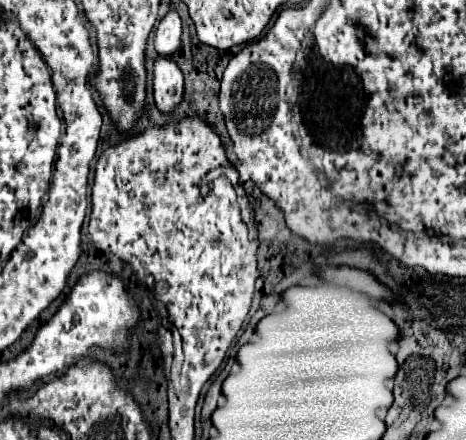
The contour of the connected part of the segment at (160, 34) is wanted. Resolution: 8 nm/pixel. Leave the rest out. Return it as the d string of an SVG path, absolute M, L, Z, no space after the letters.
M170 9L166 17L158 23L158 29L156 29L156 37L154 37L156 53L162 57L174 55L176 49L180 47L180 35L182 35L180 17L174 9Z

